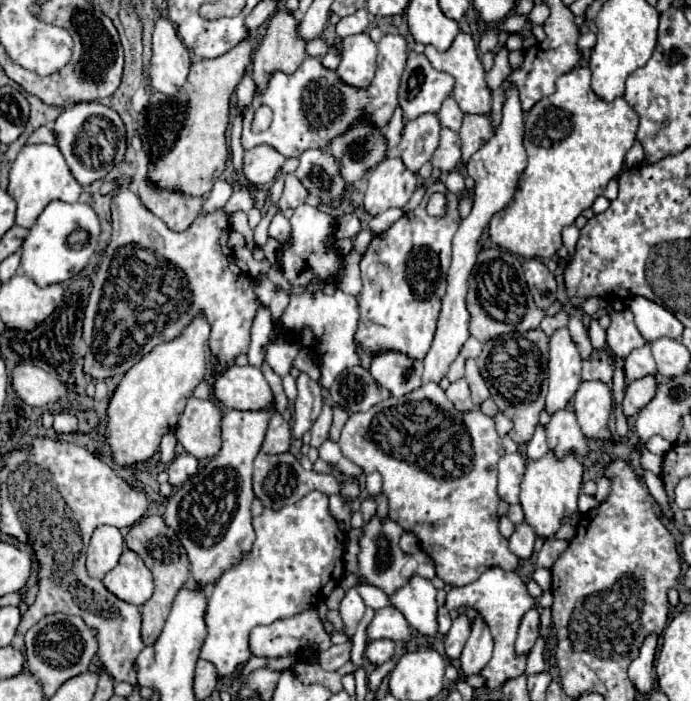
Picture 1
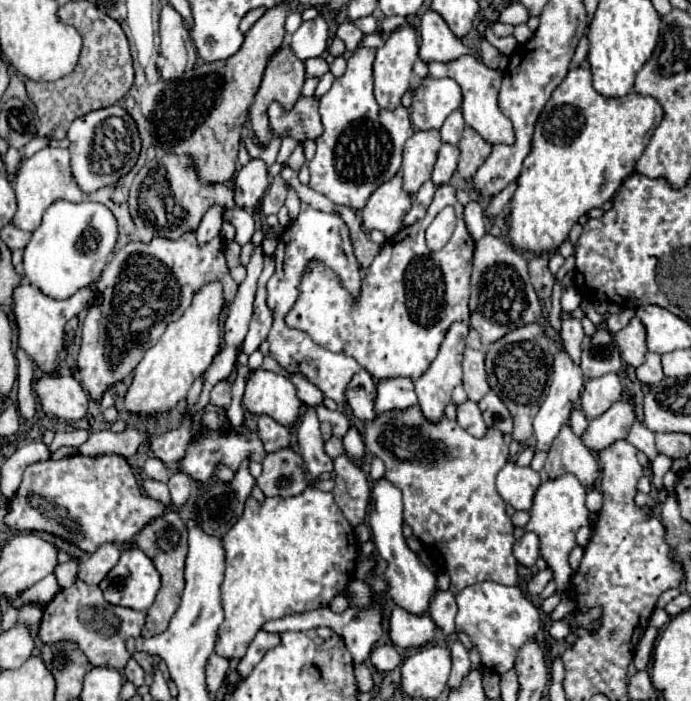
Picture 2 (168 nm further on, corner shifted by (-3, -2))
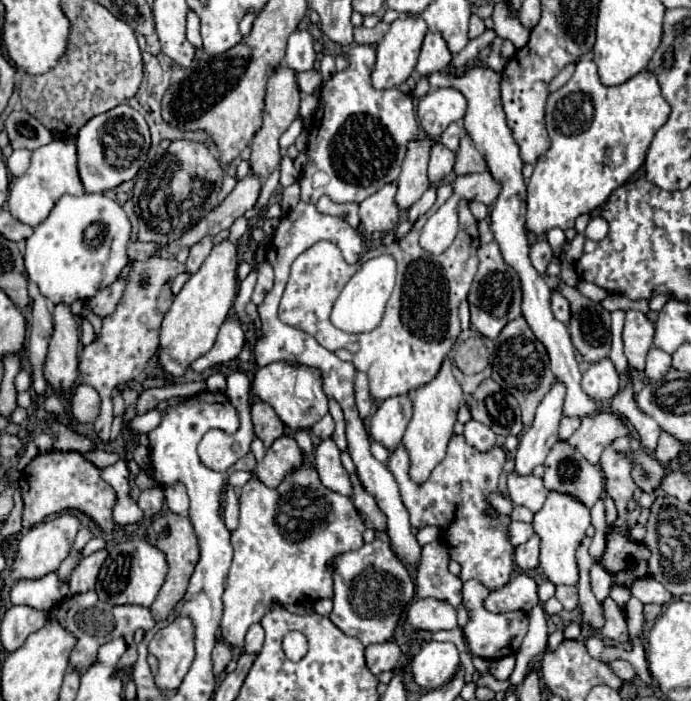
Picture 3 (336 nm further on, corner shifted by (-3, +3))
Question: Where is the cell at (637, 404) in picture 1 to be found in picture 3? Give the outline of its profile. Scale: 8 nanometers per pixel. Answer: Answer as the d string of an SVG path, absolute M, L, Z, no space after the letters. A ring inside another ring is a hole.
M599 411L581 421L581 427L569 437L569 443L577 447L583 457L597 465L603 449L613 443L617 437L627 435L629 427L613 411Z

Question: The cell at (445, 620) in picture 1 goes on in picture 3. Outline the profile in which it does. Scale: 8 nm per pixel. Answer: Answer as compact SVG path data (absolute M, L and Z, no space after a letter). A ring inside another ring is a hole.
M433 541L423 547L421 563L415 573L415 595L419 599L439 599L455 609L461 605L461 579L451 575L449 569L449 553L443 541Z

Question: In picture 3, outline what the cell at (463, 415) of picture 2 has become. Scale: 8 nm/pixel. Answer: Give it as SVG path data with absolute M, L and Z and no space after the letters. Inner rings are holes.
M475 419L465 423L463 435L465 435L467 443L471 443L479 451L487 451L487 449L495 447L495 433L487 425L483 425L483 423L475 421Z

